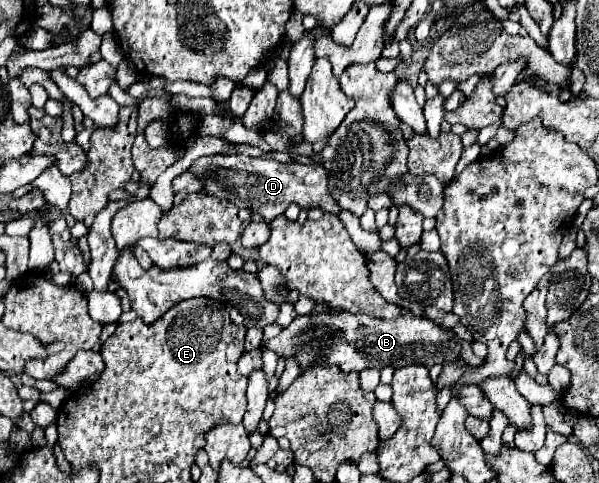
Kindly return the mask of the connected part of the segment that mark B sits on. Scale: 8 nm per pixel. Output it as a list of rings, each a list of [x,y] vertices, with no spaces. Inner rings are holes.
[[[307,313],[297,315],[289,327],[281,329],[281,335],[267,339],[261,343],[261,349],[275,351],[283,355],[285,361],[297,355],[301,373],[317,367],[317,365],[337,365],[341,373],[361,373],[363,369],[383,369],[383,367],[407,367],[407,365],[423,365],[431,369],[443,361],[451,361],[459,357],[457,343],[443,333],[435,323],[415,315],[401,315],[393,321],[381,321],[369,315],[353,315],[353,313]]]

